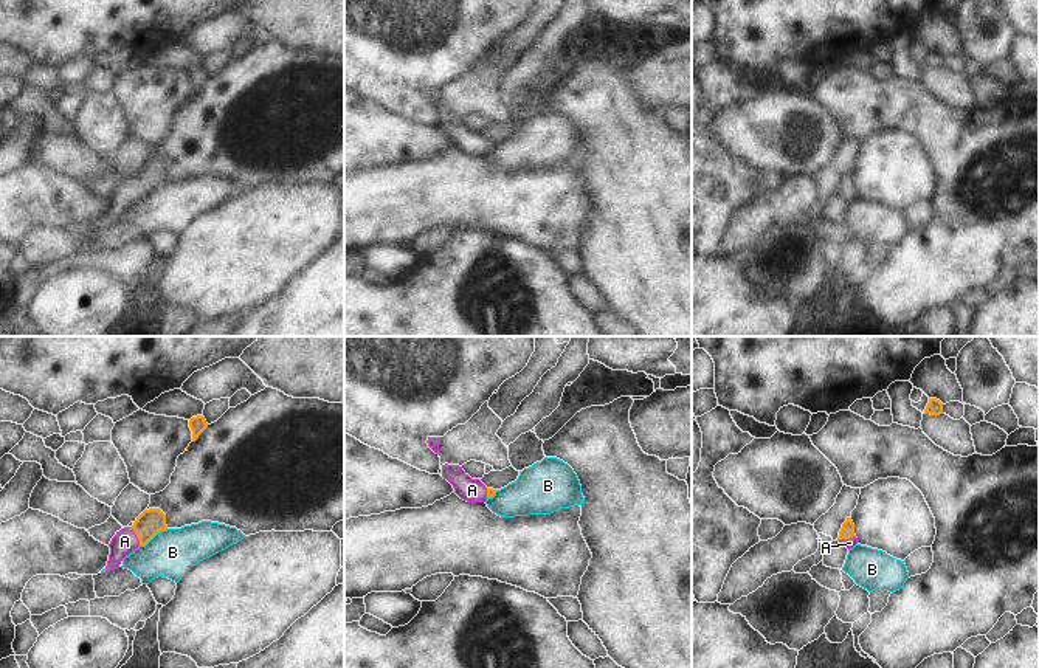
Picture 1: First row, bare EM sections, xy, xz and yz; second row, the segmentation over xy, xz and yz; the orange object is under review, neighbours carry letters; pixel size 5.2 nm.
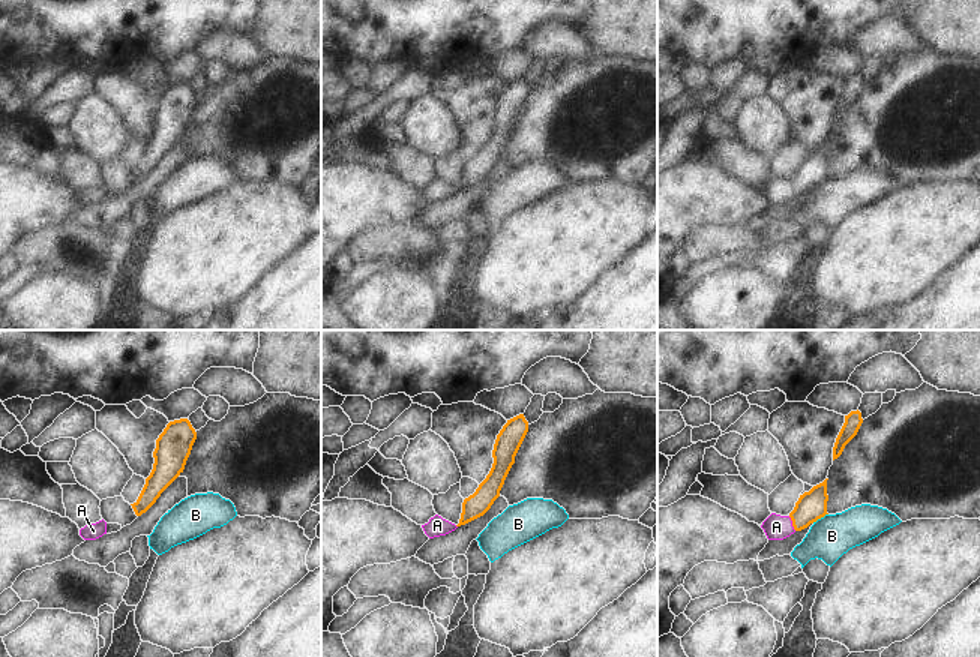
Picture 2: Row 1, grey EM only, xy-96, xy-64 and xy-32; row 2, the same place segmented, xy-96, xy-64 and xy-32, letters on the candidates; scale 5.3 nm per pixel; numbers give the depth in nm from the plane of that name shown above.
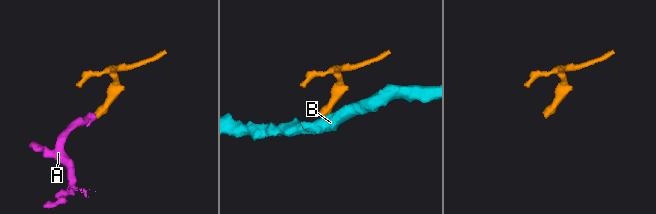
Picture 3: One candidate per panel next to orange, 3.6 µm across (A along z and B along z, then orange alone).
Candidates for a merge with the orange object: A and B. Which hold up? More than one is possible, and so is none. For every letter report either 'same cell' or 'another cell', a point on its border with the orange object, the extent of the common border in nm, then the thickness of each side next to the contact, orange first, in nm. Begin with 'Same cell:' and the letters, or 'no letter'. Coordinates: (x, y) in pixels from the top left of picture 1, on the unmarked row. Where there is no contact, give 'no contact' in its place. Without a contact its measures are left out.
Same cell: A
A: same cell; meets orange in xy at (137, 189); contact 110 nm long; 140 nm thick on the orange side, 120 nm on the other
B: another cell; meets orange in xy at (154, 188); contact 180 nm long; 140 nm thick on the orange side, 240 nm on the other

